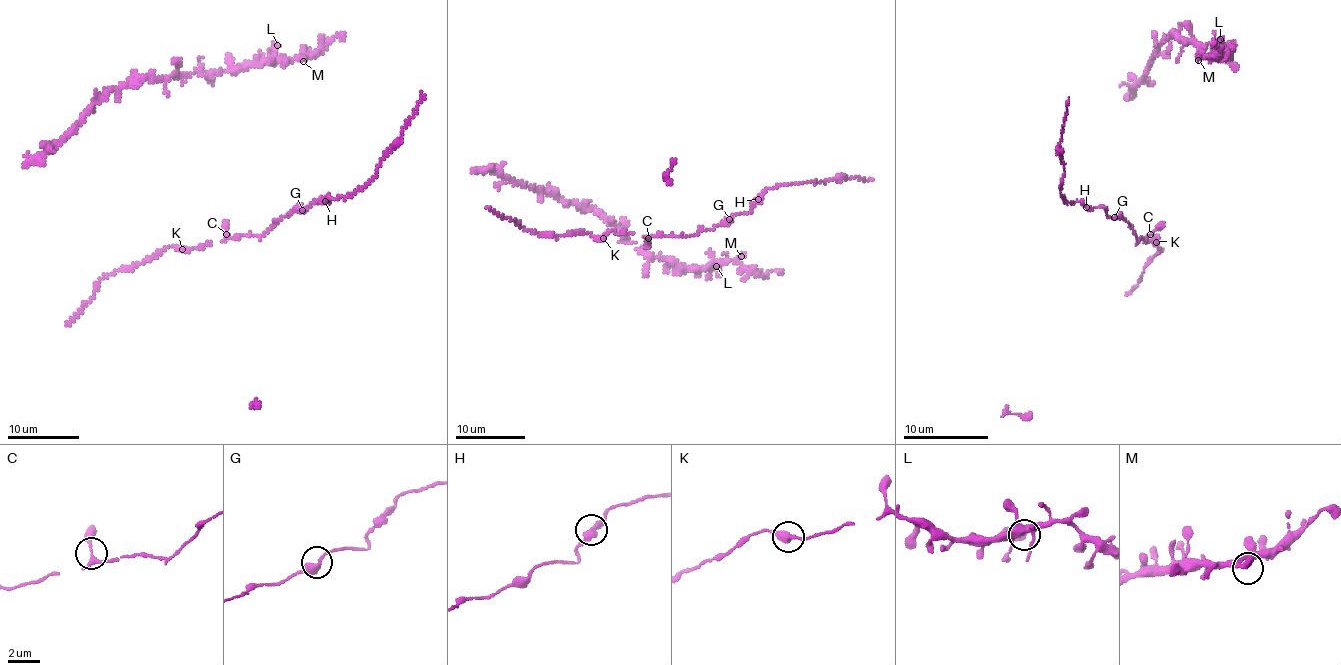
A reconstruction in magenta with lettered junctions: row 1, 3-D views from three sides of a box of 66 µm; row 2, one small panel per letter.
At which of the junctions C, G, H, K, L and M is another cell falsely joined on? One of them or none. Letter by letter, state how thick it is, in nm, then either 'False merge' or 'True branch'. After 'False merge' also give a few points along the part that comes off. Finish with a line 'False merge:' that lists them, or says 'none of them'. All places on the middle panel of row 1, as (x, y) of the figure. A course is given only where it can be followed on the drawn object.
C: Thickness 240 nm. True branch
G: Thickness 400 nm. True branch
H: Thickness 360 nm. True branch
K: Thickness 400 nm. True branch
L: Thickness 420 nm. True branch
M: Thickness 300 nm. True branch
False merge: none of them

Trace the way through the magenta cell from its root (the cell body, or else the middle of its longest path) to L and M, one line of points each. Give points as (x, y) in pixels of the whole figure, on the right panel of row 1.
L: (1176, 62), (1181, 49), (1188, 42), (1204, 48), (1212, 46), (1216, 59), (1224, 54), (1221, 58), (1220, 39)
M: (1176, 62), (1188, 42), (1212, 46), (1216, 59), (1224, 54), (1220, 59), (1198, 60)

